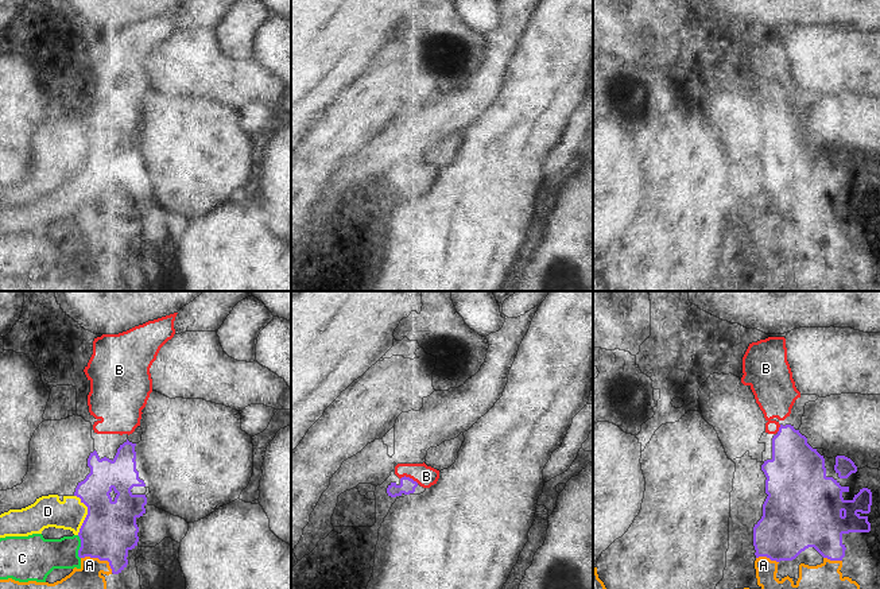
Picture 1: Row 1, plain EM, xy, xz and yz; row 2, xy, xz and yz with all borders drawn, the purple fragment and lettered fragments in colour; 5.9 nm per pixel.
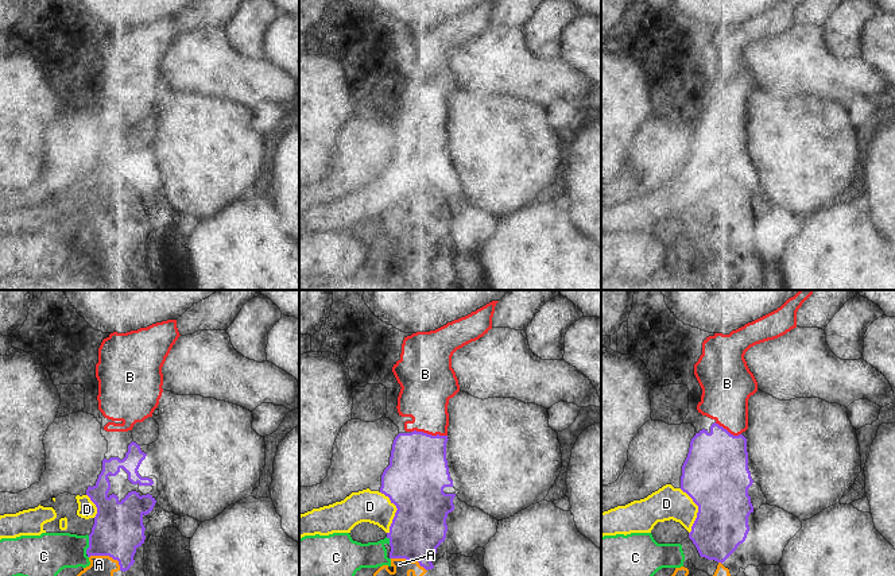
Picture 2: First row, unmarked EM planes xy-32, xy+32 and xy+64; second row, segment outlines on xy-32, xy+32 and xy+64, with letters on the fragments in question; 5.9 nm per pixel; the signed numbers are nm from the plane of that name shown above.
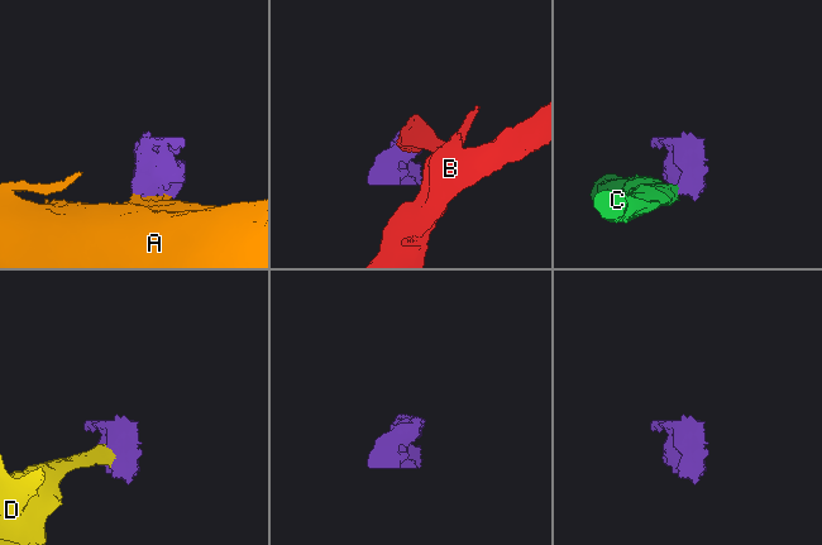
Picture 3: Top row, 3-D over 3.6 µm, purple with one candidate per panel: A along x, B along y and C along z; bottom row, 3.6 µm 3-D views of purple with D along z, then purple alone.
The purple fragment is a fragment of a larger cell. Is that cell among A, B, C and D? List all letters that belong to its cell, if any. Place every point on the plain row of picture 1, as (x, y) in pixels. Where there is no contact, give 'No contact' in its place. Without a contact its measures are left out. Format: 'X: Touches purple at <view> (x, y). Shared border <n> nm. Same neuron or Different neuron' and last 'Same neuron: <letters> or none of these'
A: Touches purple at xy (100, 258). Shared border 220 nm. Different neuron
B: Touches purple at xz (409, 175). Shared border 120 nm. Same neuron
C: Touches purple at xy (80, 245). Shared border 140 nm. Different neuron
D: Touches purple at xy (88, 212). Shared border 240 nm. Same neuron
Same neuron: B, D.

